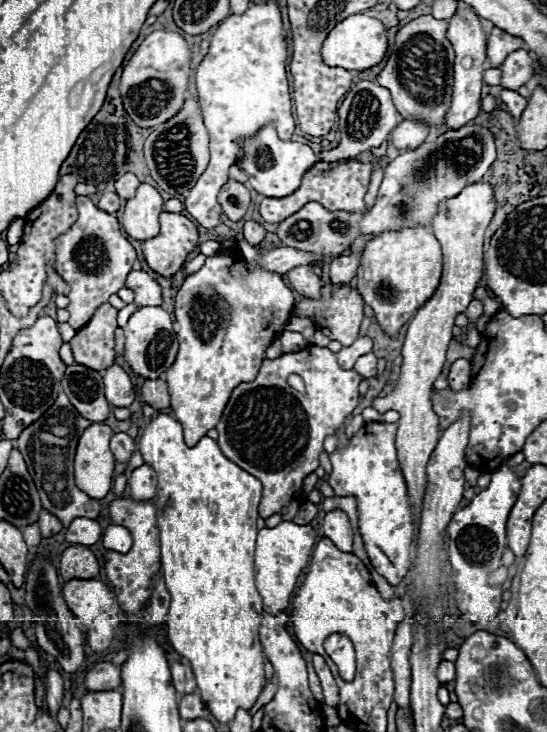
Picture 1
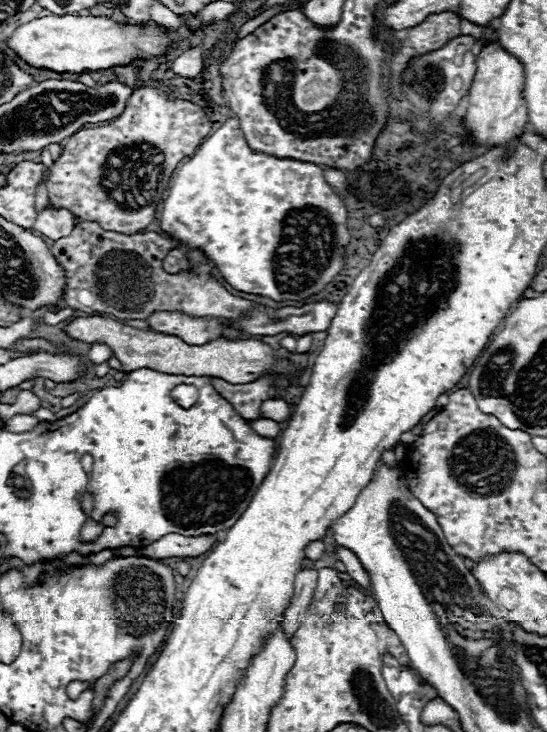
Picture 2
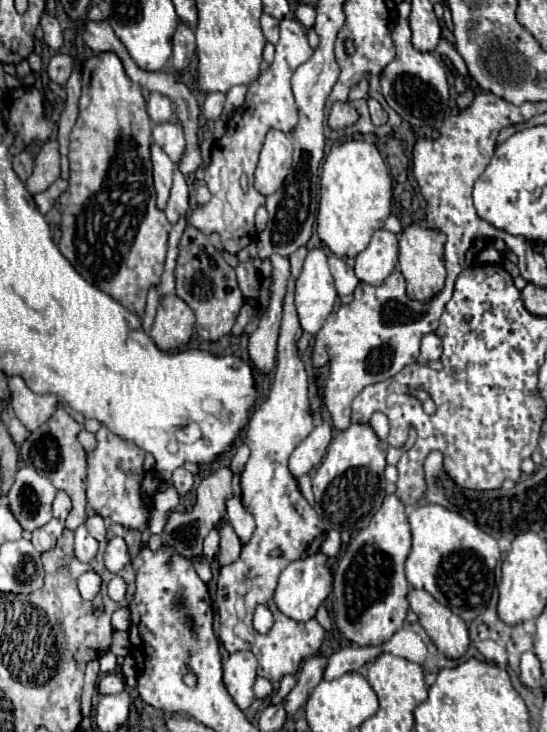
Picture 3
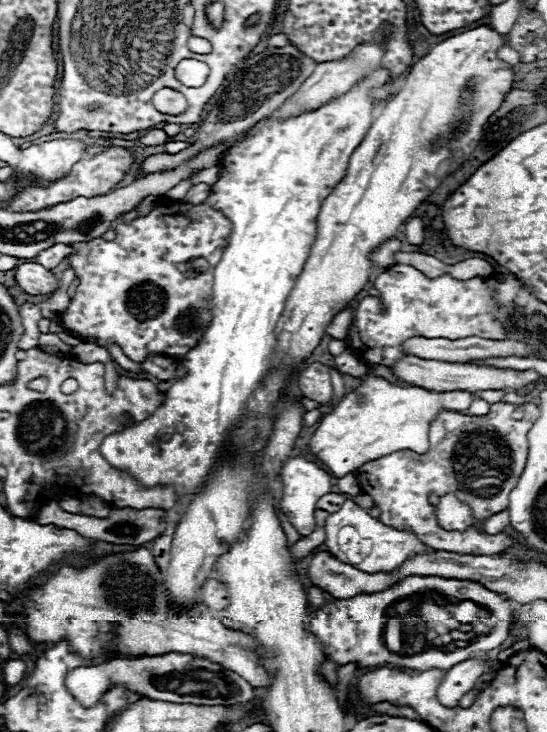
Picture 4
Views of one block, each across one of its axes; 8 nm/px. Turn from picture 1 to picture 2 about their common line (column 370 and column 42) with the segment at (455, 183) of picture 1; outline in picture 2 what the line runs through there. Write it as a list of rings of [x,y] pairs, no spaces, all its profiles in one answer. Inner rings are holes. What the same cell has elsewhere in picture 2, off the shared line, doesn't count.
[[[42,208],[36,216],[34,230],[50,240],[60,240],[64,236],[70,236],[70,232],[76,226],[76,216],[66,208]]]

